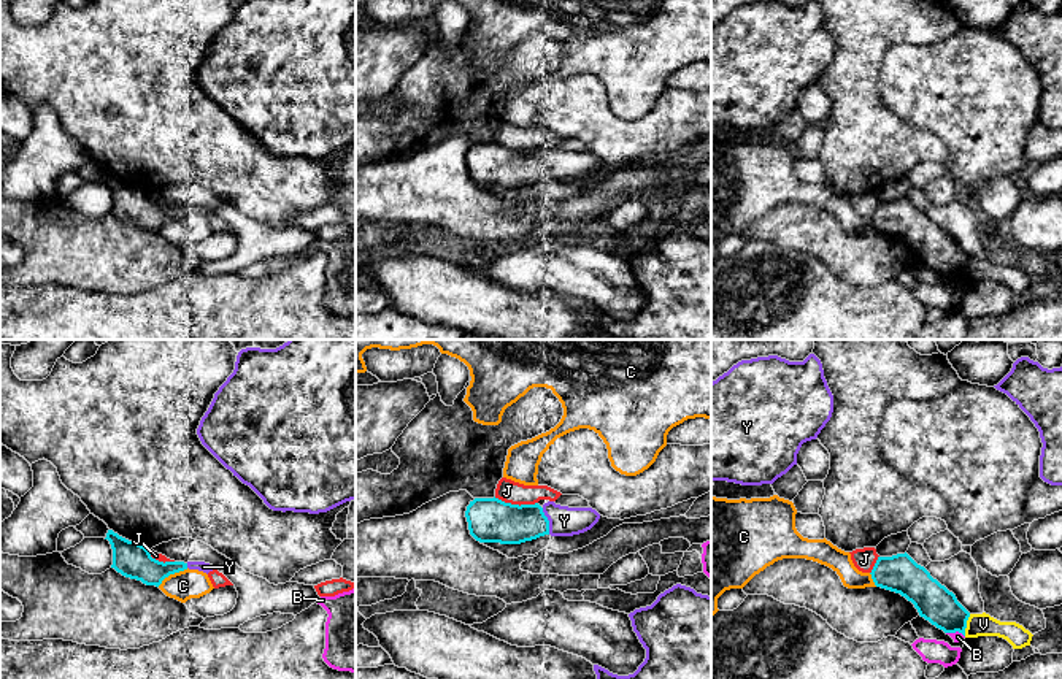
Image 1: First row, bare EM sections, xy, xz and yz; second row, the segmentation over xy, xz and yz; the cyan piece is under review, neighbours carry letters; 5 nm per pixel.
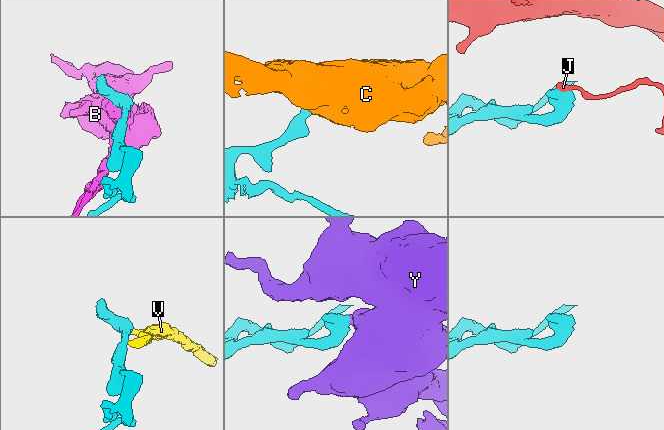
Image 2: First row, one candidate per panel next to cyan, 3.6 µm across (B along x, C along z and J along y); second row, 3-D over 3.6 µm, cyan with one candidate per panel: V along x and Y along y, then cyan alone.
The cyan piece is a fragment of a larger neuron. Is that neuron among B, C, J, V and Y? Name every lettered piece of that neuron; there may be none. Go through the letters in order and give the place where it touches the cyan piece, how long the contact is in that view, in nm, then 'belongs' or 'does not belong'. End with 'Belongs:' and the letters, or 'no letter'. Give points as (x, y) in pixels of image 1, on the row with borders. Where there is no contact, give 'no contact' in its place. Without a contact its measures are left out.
B: meets cyan in yz at (956, 630); contact 100 nm long; does not belong
C: meets cyan in xy at (172, 573); contact 180 nm long; does not belong
J: meets cyan in xz at (516, 505); contact 220 nm long; does not belong
V: meets cyan in yz at (965, 625); contact 120 nm long; does not belong
Y: meets cyan in xz at (548, 521); contact 140 nm long; belongs
Belongs: Y

